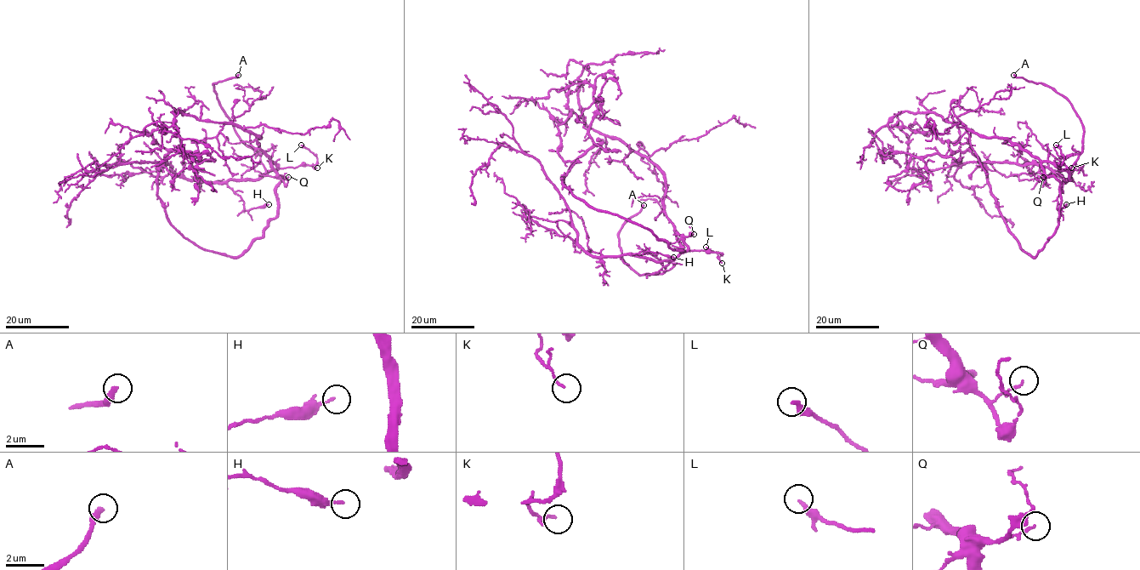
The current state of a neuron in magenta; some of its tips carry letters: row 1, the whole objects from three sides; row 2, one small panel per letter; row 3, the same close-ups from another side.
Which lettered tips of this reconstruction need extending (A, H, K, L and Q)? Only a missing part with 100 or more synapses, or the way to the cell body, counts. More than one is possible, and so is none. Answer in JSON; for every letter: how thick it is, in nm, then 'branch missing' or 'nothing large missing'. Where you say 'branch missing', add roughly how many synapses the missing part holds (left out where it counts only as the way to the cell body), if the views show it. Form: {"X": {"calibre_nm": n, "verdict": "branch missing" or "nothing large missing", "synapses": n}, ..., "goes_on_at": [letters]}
{"A": {"calibre_nm": 340, "verdict": "branch missing"}, "H": {"calibre_nm": 130, "verdict": "nothing large missing"}, "K": {"calibre_nm": 110, "verdict": "nothing large missing"}, "L": {"calibre_nm": 280, "verdict": "nothing large missing"}, "Q": {"calibre_nm": 120, "verdict": "nothing large missing"}, "goes_on_at": ["A"]}

